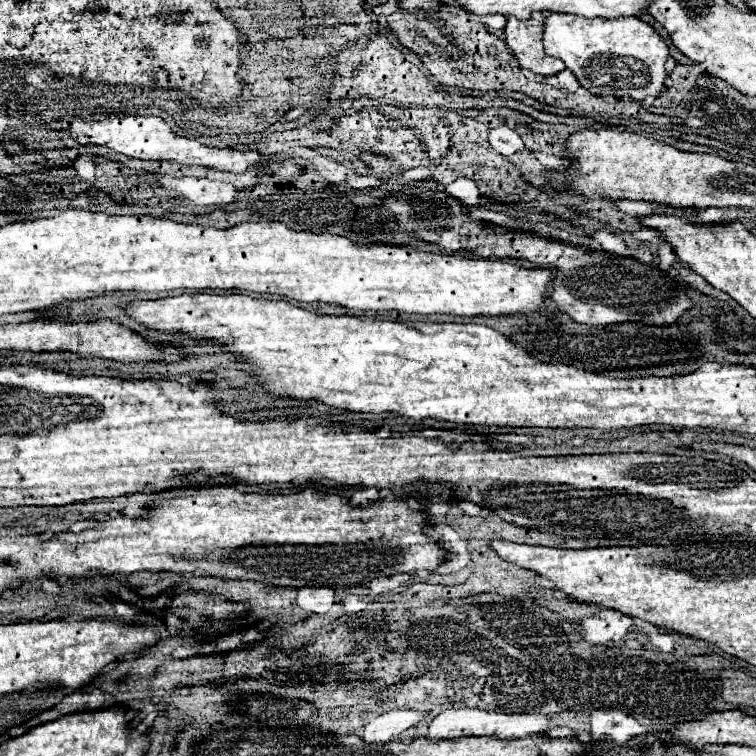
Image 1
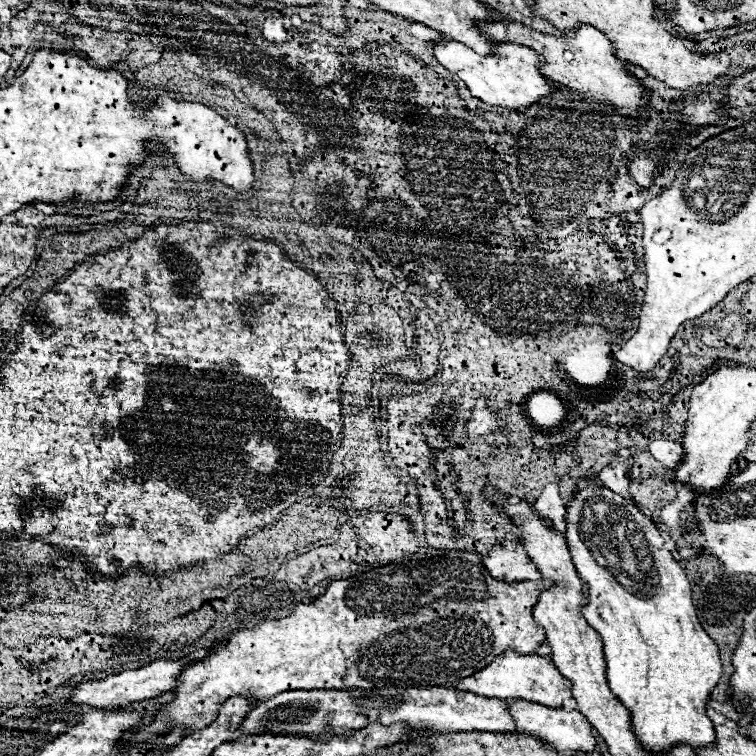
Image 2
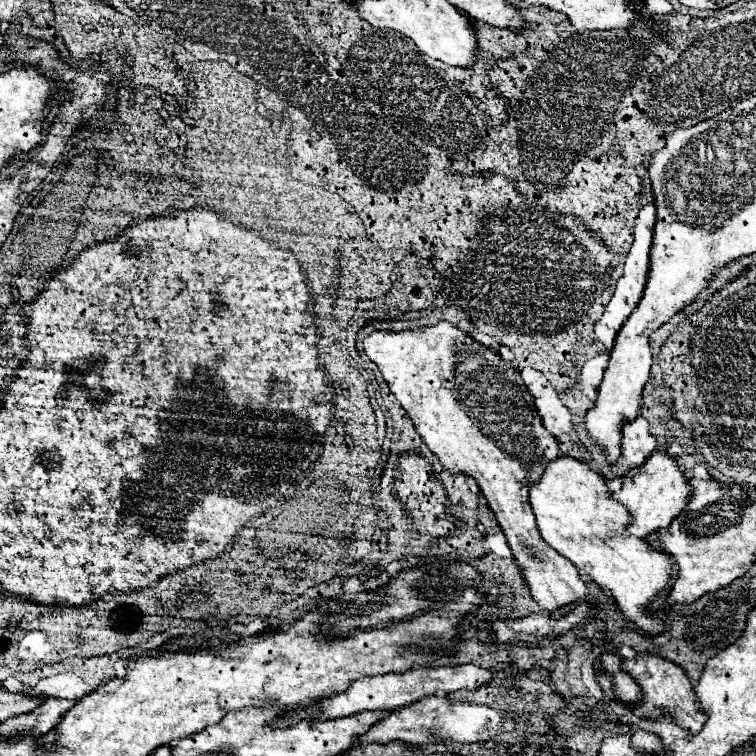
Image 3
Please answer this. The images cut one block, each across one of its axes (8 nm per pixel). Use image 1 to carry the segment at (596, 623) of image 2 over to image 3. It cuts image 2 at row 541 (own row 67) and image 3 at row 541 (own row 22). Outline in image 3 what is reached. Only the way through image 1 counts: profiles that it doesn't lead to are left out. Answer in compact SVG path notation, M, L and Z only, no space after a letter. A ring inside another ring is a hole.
M556 458L546 466L544 476L530 488L530 504L536 514L540 536L562 556L576 564L584 580L610 592L620 612L646 636L664 632L664 618L656 612L654 600L674 576L672 558L652 548L644 538L628 534L630 512L612 500L606 480L576 458Z

